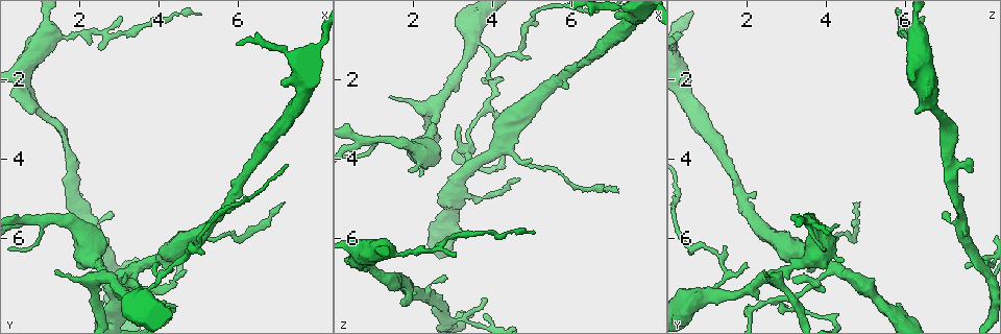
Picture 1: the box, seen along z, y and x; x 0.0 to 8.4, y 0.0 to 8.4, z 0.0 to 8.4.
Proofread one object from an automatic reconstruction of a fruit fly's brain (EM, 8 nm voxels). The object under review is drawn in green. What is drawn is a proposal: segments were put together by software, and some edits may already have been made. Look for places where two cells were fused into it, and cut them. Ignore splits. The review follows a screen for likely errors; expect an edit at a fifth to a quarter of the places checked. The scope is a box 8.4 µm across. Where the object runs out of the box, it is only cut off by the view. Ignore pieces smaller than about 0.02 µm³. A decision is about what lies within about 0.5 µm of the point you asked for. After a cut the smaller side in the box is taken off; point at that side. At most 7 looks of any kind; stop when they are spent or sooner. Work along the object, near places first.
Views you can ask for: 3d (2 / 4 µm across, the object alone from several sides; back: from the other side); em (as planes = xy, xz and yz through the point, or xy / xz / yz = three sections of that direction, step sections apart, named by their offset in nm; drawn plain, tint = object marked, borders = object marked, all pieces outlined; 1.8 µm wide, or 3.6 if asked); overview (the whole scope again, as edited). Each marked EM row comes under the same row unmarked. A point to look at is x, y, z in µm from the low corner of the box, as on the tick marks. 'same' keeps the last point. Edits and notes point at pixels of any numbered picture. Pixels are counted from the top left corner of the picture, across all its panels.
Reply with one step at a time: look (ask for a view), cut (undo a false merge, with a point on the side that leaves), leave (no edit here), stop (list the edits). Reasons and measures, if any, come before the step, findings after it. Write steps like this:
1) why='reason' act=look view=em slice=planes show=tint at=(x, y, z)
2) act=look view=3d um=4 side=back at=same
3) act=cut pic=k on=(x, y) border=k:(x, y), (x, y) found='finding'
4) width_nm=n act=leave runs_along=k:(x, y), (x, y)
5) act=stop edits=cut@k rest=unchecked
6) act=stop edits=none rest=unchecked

act=look view=3d um=4 at=(0.70, 5.55, 3.50)

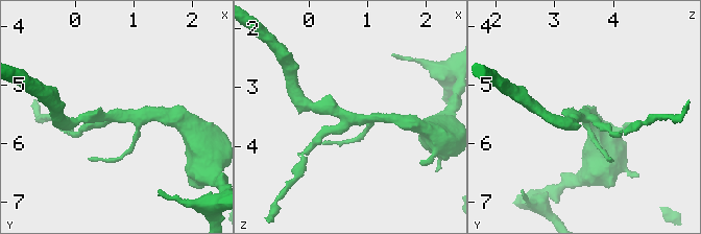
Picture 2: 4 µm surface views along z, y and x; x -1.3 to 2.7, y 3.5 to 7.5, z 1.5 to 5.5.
why='need the tissue' act=look view=em slice=yz step=16 show=borders at=(0.70, 5.55, 3.50)

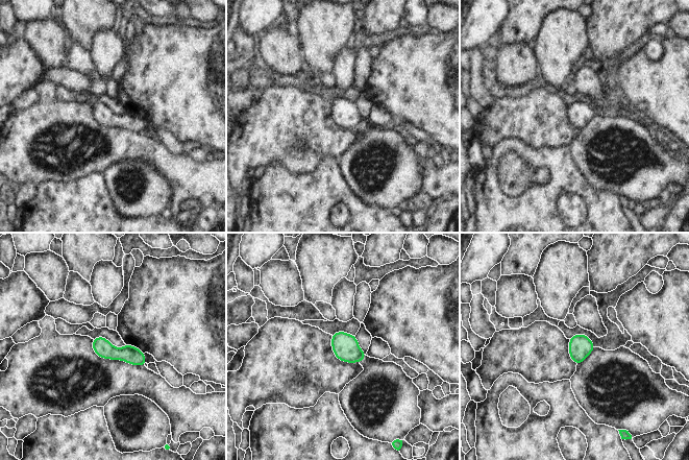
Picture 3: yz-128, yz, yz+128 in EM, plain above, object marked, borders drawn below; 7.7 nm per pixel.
act=leave runs_along=3:(94, 343), (143, 362) found='all the same cell'

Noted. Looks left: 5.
act=look view=3d um=4 at=(3.60, 7.45, 1.10)

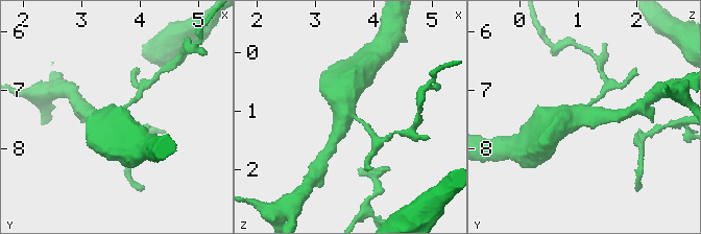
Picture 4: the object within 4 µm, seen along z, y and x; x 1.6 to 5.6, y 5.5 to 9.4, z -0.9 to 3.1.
arms=3 act=look view=em slice=planes show=borders at=(3.50, 7.45, 1.05)

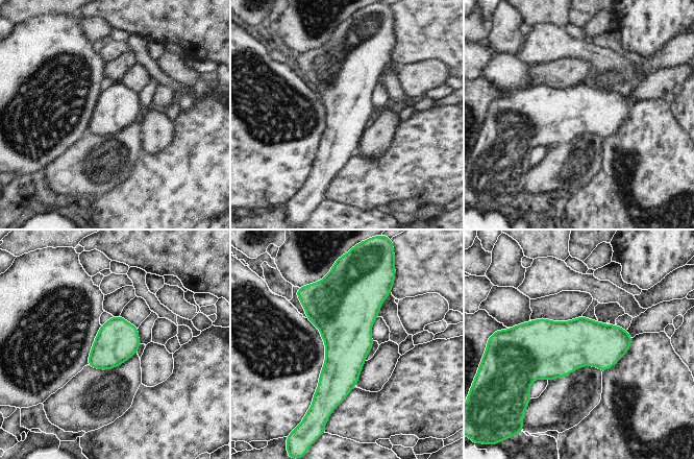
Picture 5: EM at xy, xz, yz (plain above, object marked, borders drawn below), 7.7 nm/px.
width_nm=320 act=leave found='continuous, no second cell'

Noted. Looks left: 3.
why='sudden change in width' act=look view=em slice=planes show=borders at=(2.00, 0.85, 6.40)

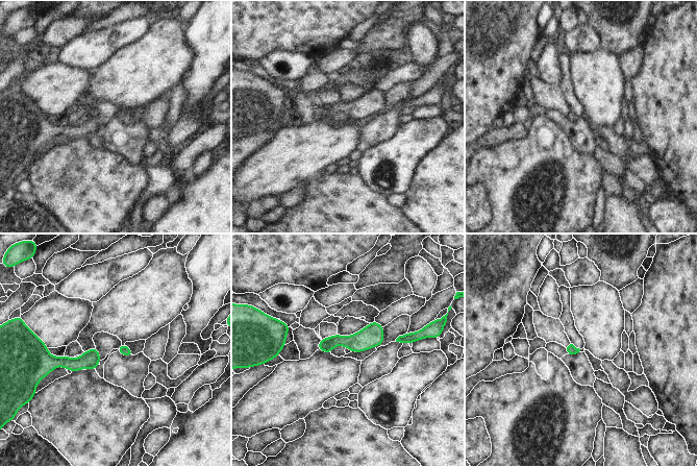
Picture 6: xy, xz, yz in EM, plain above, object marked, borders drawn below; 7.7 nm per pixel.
width_nm=70 act=leave runs_along=6:(380, 328), (362, 341), (320, 347) found='continuous, no second cell'

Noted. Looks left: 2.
act=stop edits=none rest=unchecked

